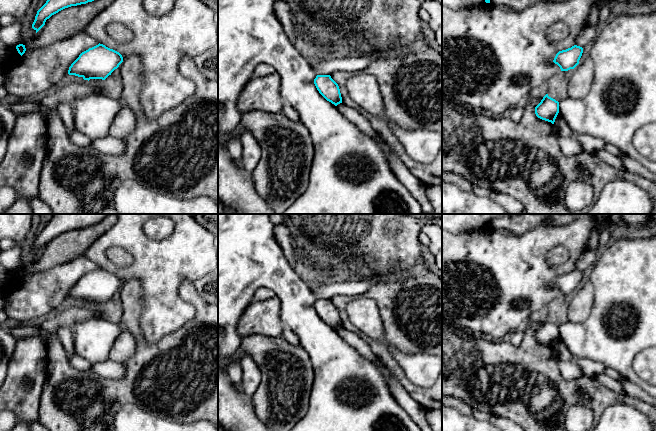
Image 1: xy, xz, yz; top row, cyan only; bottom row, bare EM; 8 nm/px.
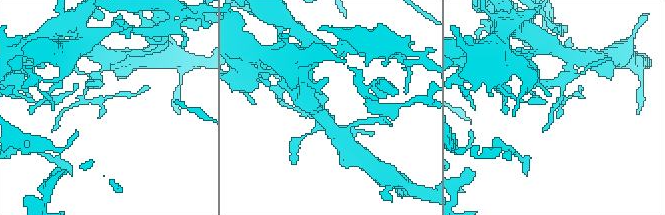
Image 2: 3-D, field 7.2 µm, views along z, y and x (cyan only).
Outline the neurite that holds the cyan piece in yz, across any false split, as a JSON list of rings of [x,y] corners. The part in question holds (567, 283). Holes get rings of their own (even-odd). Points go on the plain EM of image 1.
[[[574,269],[571,272],[559,275],[553,286],[560,291],[561,295],[568,295],[574,293],[579,288],[582,277],[583,272]]]

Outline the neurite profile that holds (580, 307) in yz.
[[[589,280],[574,292],[567,310],[568,321],[572,323],[584,322],[592,311],[593,303],[594,288]]]

